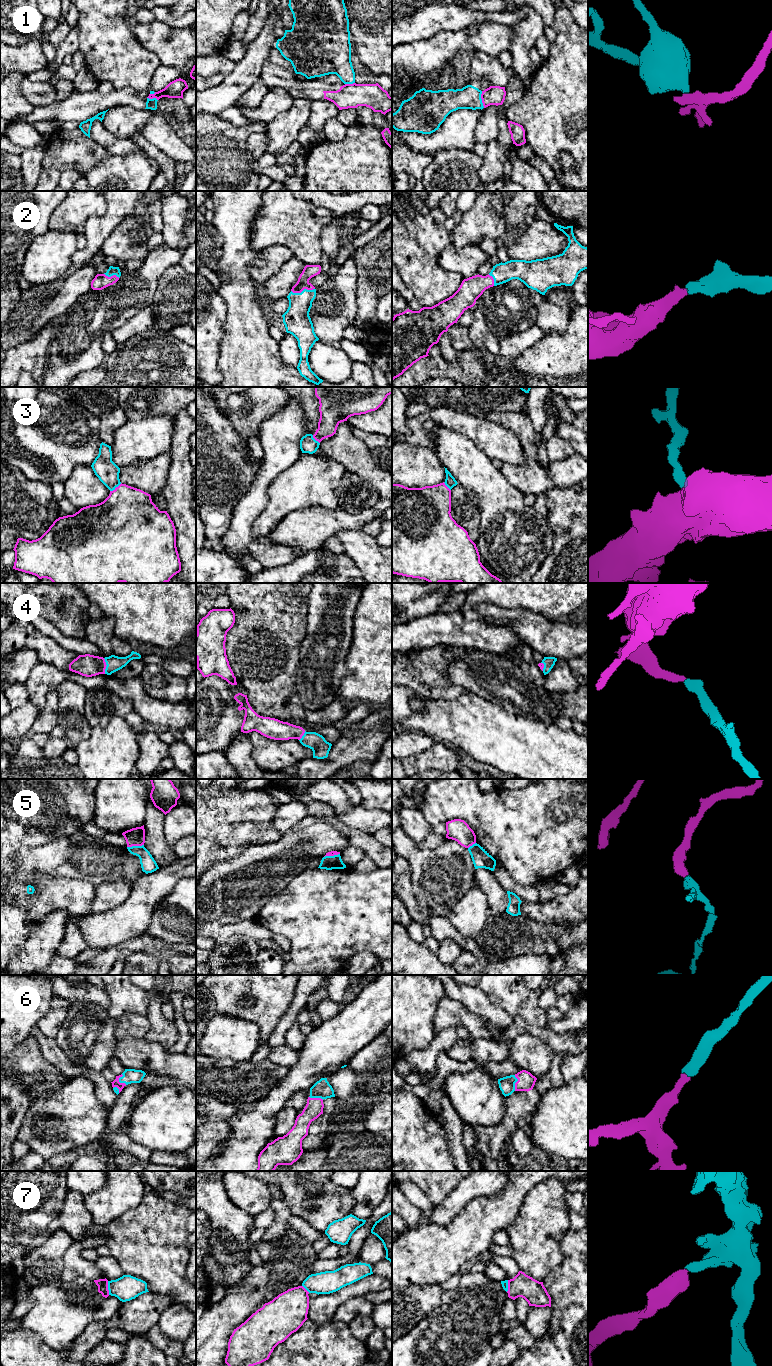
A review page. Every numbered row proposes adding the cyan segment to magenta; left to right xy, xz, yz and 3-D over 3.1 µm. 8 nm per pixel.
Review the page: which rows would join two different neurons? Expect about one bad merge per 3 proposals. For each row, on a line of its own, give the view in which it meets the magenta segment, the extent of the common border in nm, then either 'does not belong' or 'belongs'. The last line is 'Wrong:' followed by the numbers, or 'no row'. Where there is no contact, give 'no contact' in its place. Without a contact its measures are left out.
1: meets magenta in yz; contact 140 nm long; does not belong
2: meets magenta in xz; contact 190 nm long; belongs
3: meets magenta in xy; contact 120 nm long; belongs
4: meets magenta in xy; contact 130 nm long; belongs
5: meets magenta in xy; contact 140 nm long; does not belong
6: meets magenta in xy; contact 100 nm long; belongs
7: meets magenta in xy; contact 110 nm long; does not belong
Wrong: 1, 5, 7

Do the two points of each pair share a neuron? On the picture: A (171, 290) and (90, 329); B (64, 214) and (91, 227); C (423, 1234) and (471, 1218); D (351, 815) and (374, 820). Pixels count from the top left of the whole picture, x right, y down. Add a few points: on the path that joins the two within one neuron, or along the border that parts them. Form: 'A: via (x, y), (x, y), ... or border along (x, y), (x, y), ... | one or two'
A: border along (160, 277), (150, 304) | two
B: border along (105, 212), (100, 215), (92, 215), (82, 226) | two
C: via (435, 1234), (455, 1234), (459, 1230) | one
D: via (357, 817), (368, 820) | one

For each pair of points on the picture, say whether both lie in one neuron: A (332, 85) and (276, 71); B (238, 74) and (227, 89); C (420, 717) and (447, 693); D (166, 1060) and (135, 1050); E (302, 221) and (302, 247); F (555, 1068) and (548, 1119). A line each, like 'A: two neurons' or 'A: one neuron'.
A: one neuron
B: one neuron
C: two neurons
D: one neuron
E: one neuron
F: two neurons

